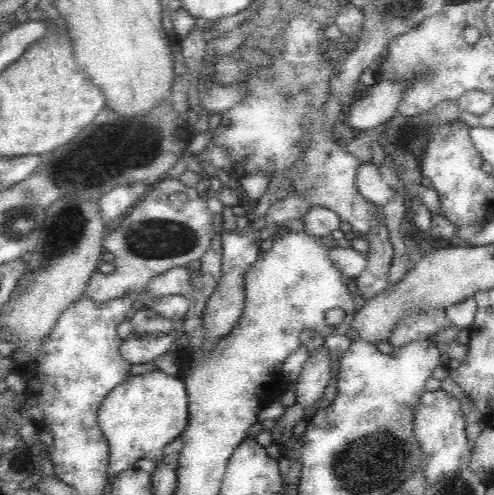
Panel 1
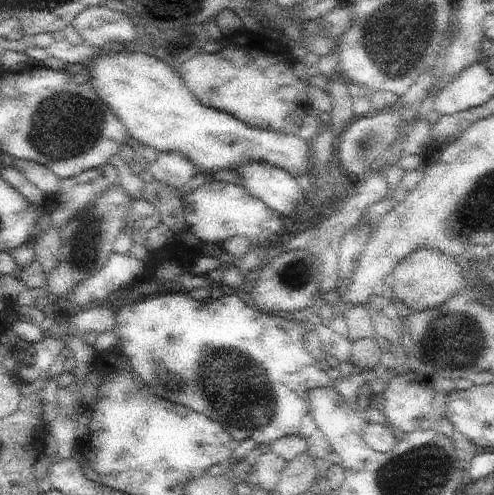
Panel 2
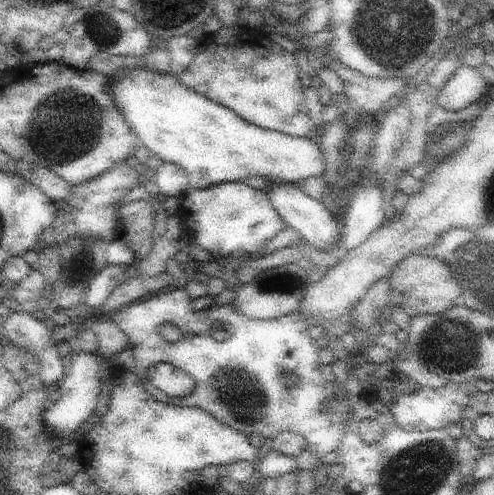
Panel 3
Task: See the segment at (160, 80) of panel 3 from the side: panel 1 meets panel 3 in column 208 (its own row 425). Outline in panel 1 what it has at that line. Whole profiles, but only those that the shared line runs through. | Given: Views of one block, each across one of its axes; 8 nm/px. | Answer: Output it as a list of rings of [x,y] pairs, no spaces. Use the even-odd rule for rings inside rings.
[[[160,368],[138,376],[126,376],[126,380],[118,384],[98,408],[98,428],[110,448],[108,474],[114,478],[136,464],[136,460],[150,458],[154,452],[160,454],[166,444],[180,438],[186,430],[190,422],[188,410],[186,384],[178,376],[168,376]]]

